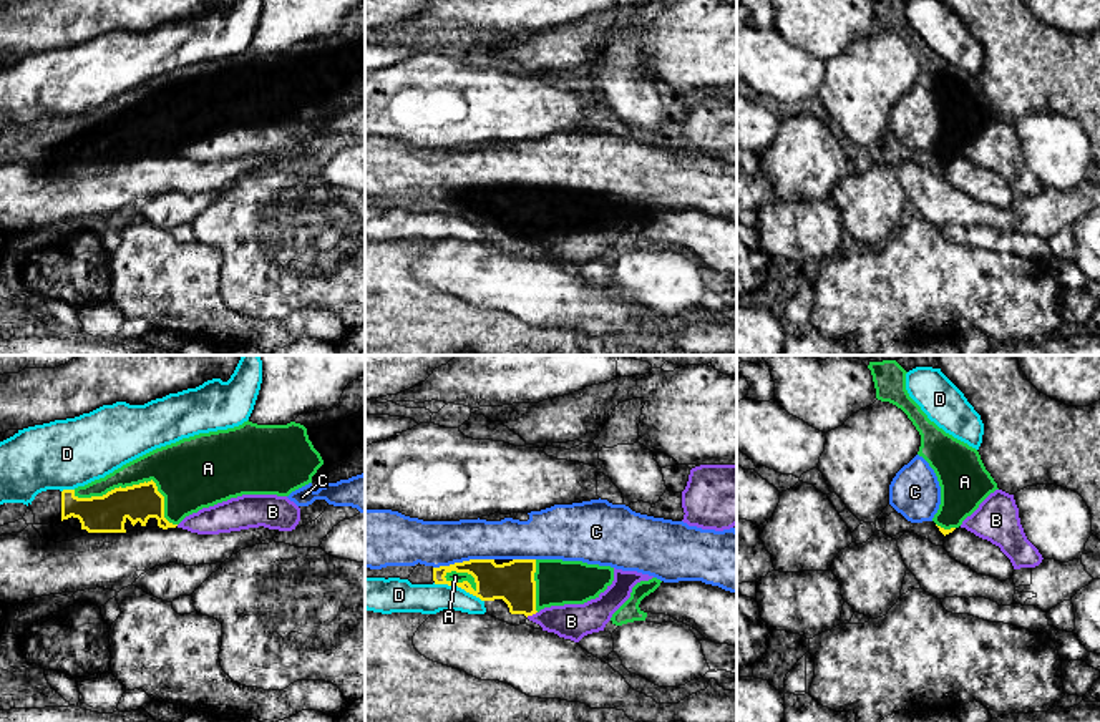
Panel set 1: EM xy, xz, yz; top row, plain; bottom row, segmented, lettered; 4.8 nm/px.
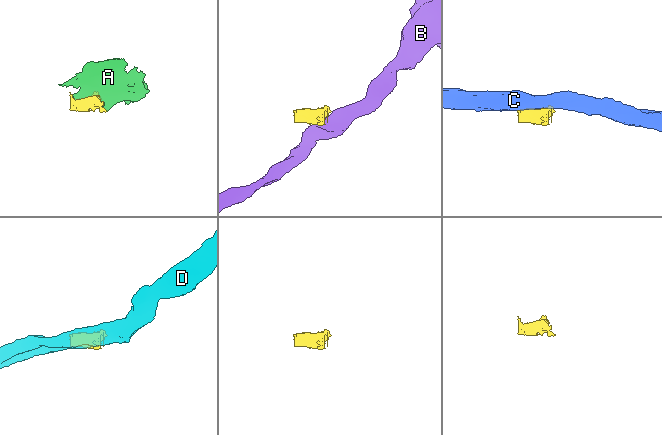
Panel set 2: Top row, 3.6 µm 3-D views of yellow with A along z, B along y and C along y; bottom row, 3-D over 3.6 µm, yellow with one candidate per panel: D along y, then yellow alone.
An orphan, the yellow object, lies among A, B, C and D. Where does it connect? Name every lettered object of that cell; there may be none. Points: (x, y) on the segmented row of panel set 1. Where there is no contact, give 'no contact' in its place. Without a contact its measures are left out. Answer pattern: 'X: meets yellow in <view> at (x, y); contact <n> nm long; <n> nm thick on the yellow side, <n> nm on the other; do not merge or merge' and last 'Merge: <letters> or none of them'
A: meets yellow in xy at (136, 485); contact 550 nm long; 180 nm thick on the yellow side, 320 nm on the other; merge
B: meets yellow in xz at (531, 614); contact 60 nm long; 200 nm thick on the yellow side, 180 nm on the other; do not merge
C: meets yellow in xz at (463, 561); contact 300 nm long; 190 nm thick on the yellow side, 220 nm on the other; do not merge
D: meets yellow in xz at (458, 586); contact 260 nm long; 190 nm thick on the yellow side, 140 nm on the other; do not merge
Merge: A

